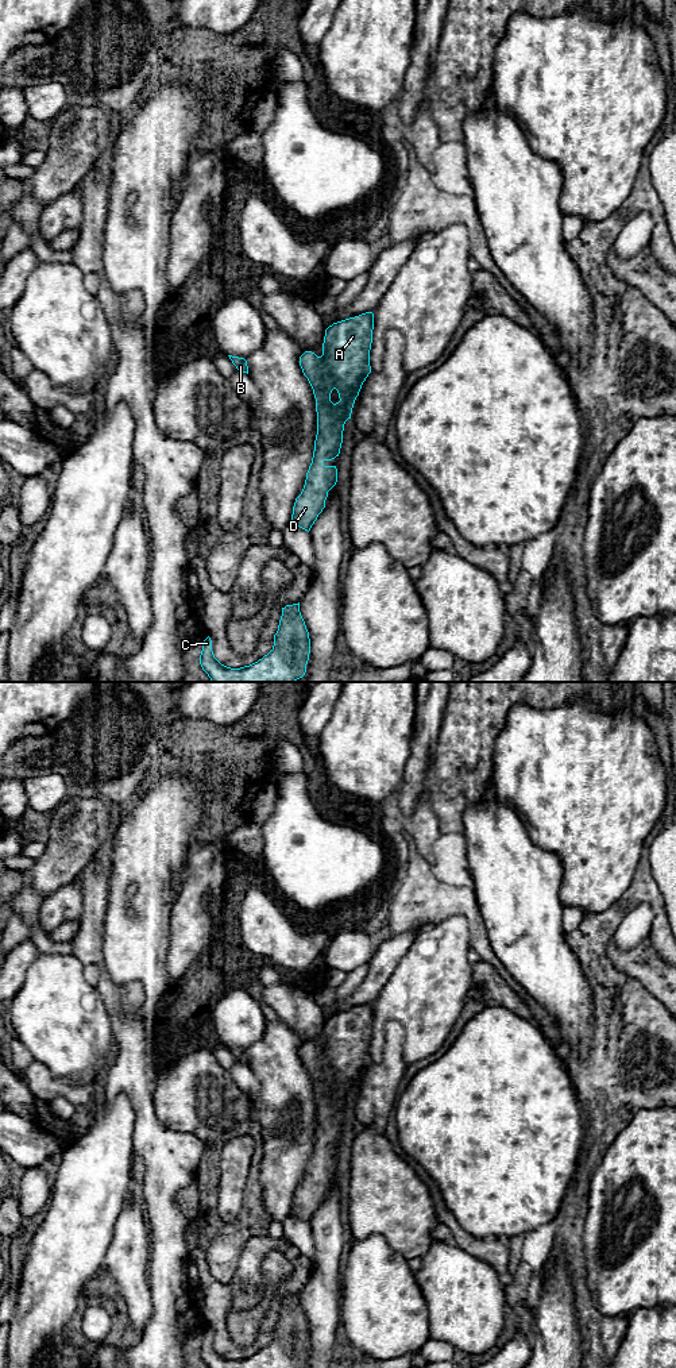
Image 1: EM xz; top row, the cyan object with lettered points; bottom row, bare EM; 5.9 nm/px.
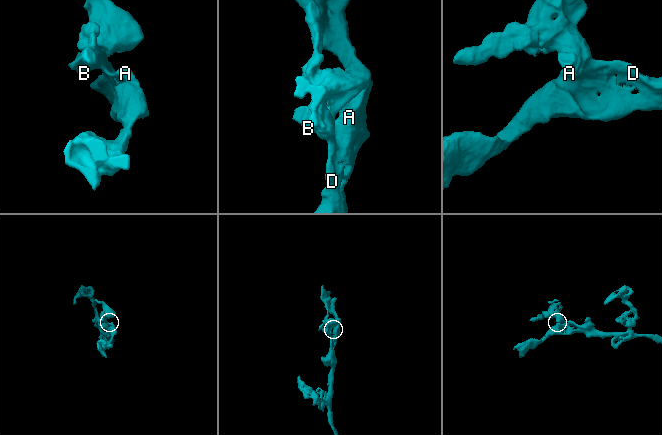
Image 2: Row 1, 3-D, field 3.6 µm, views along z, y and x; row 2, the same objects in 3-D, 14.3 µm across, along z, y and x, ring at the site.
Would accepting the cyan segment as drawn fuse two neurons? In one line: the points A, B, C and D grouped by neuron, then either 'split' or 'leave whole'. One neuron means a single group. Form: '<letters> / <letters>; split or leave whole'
A B C D; leave whole

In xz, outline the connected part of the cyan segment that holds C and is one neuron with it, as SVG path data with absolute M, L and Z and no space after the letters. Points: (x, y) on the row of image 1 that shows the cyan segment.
M300 602L282 608L273 650L258 662L240 668L221 664L213 655L212 640L204 640L200 664L212 682L295 682L306 673L310 639Z

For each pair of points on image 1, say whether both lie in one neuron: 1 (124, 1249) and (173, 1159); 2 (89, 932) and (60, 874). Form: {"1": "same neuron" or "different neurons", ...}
{"1": "different neurons", "2": "different neurons"}

